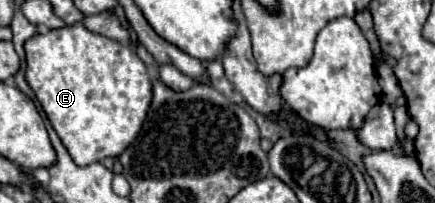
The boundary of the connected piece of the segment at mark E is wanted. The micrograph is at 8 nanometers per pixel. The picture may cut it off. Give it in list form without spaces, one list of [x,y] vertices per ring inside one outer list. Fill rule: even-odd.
[[[72,24],[66,28],[50,30],[48,34],[36,34],[26,44],[26,82],[34,90],[38,102],[42,104],[42,110],[46,112],[52,128],[60,136],[62,144],[70,152],[72,160],[78,166],[88,166],[94,162],[100,162],[102,158],[116,158],[120,156],[132,140],[138,136],[142,122],[146,118],[150,100],[152,100],[152,82],[148,78],[144,62],[138,58],[136,52],[130,52],[132,48],[88,32],[82,24]]]

